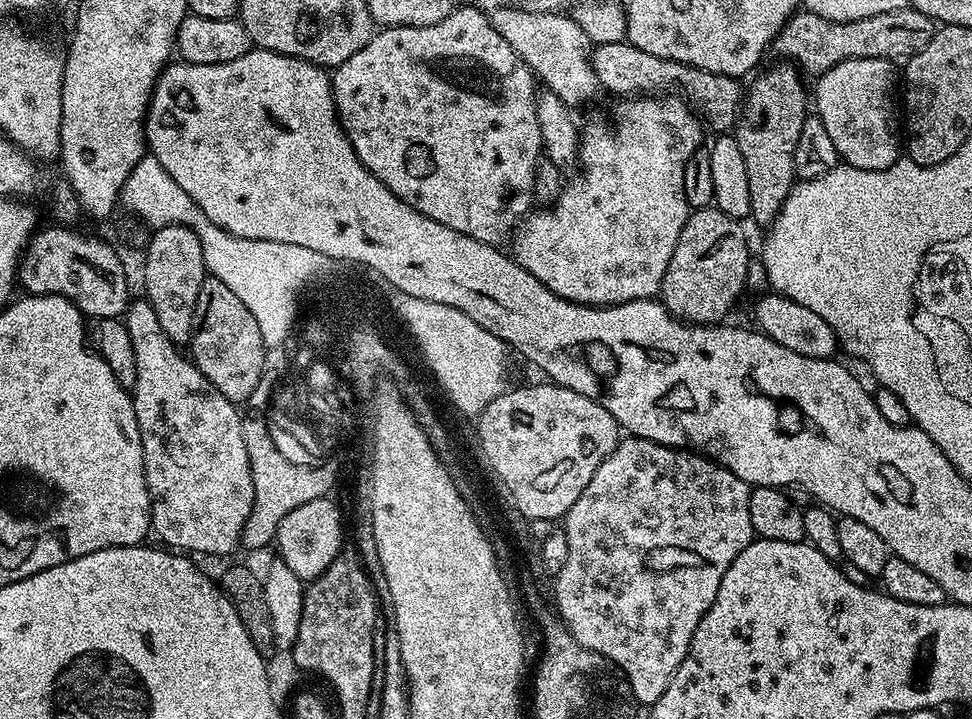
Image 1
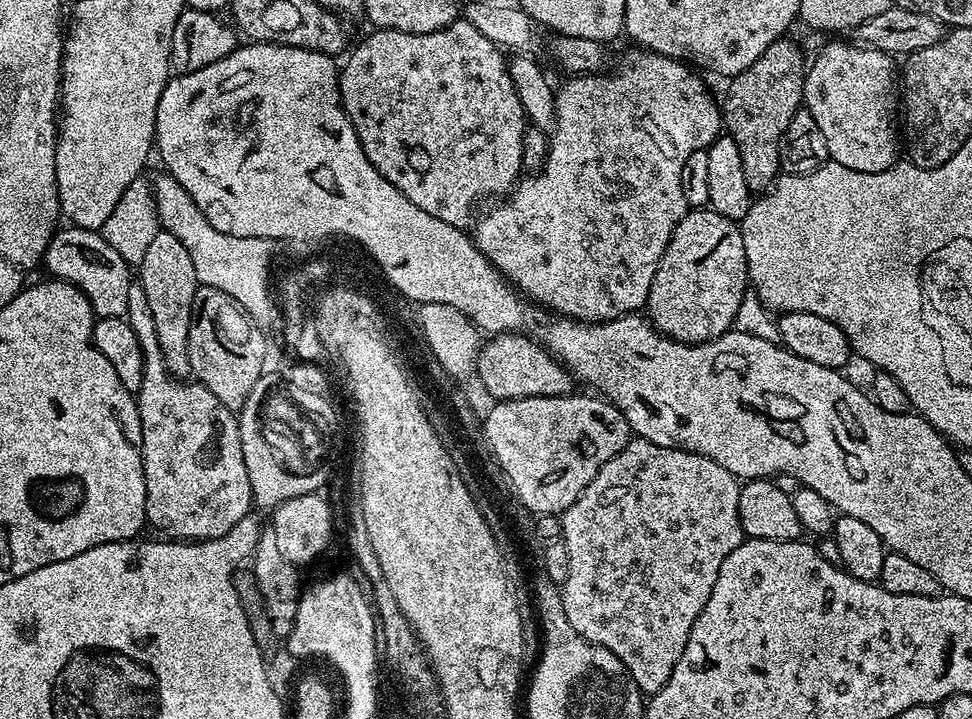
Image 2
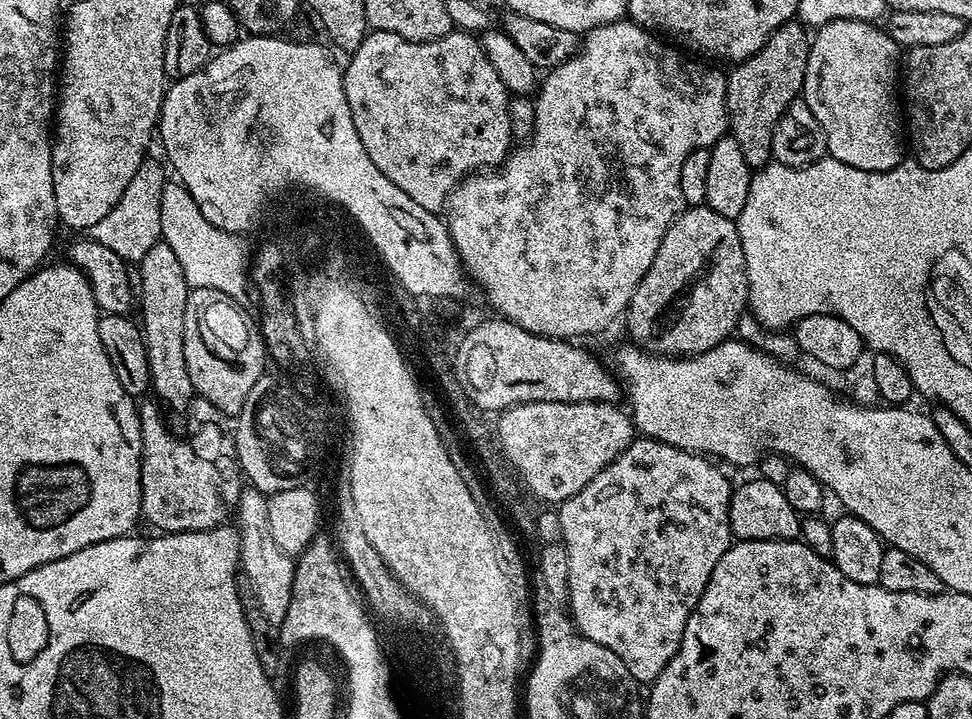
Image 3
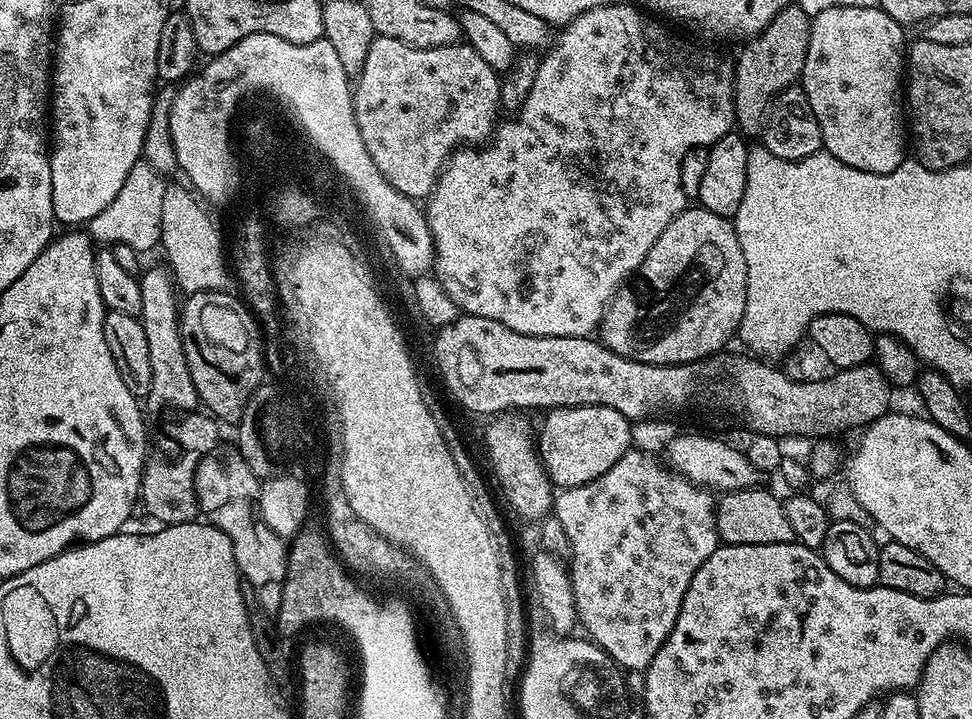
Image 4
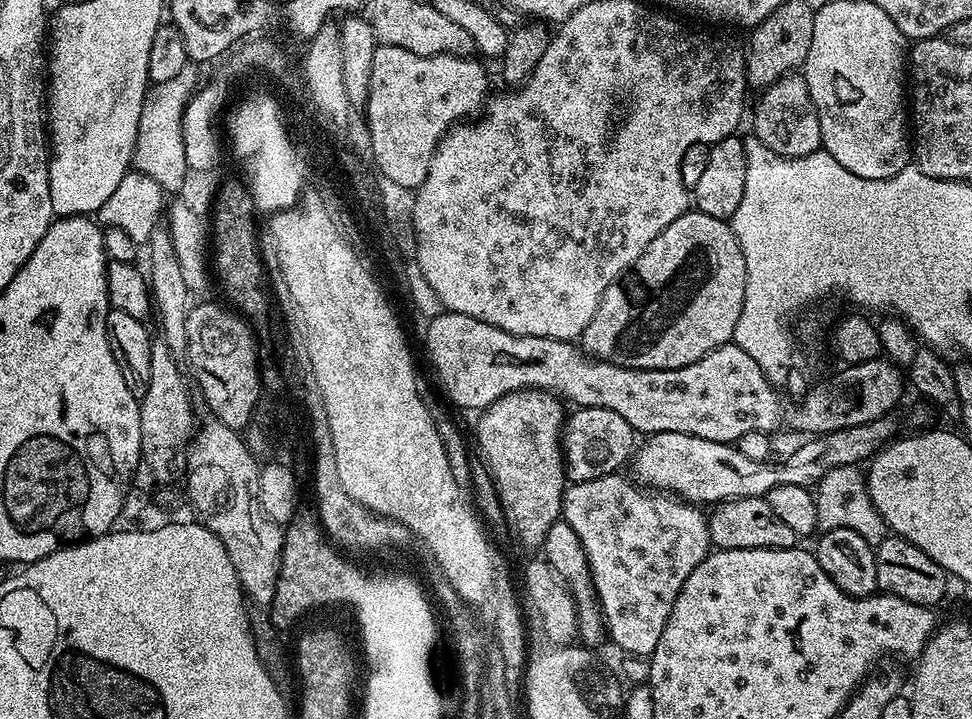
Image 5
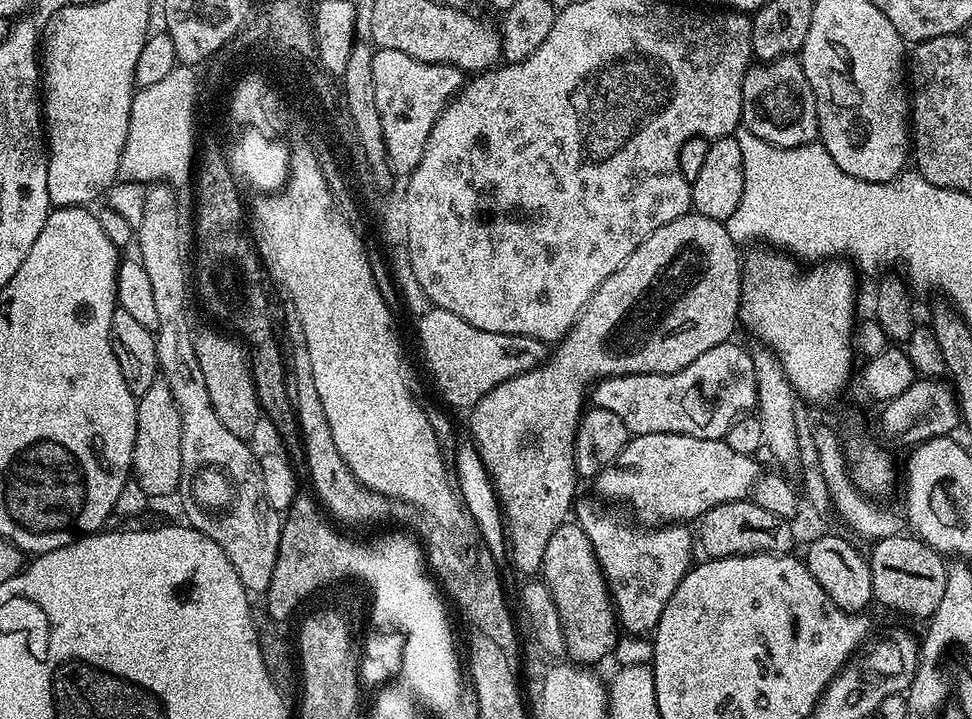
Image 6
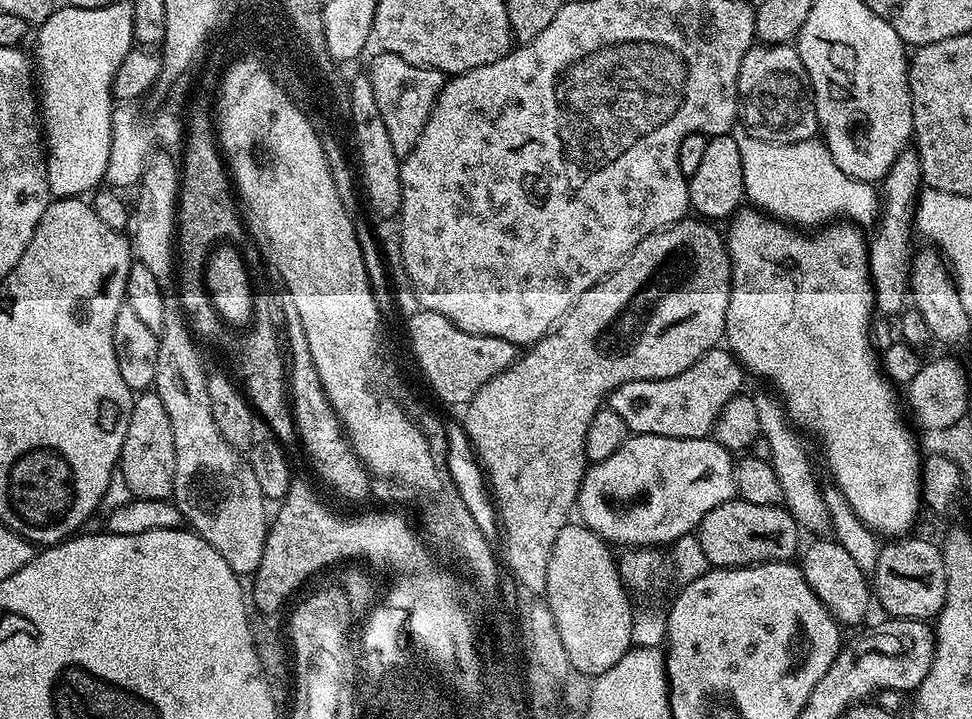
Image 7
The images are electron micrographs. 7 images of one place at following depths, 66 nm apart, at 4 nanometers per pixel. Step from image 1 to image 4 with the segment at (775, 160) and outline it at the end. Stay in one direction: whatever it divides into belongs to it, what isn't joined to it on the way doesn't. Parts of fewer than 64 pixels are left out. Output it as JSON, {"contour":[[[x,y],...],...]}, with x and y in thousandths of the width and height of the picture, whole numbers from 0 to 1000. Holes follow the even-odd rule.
{"contour":[[[822,4],[809,8],[792,31],[764,63],[761,79],[756,79],[755,153],[756,177],[766,192],[781,191],[788,177],[788,157],[810,122],[816,121],[827,104],[829,70],[833,64],[835,24],[830,22]]]}

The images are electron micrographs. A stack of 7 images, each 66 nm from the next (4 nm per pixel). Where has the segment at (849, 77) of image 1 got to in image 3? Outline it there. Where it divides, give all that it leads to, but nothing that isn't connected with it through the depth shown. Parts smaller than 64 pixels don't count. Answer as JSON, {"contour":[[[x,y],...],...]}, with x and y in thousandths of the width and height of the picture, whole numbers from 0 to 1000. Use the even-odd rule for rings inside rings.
{"contour":[[[859,28],[838,40],[831,64],[831,85],[829,86],[827,127],[825,129],[825,138],[829,142],[829,147],[833,147],[833,159],[837,159],[837,164],[842,164],[842,175],[846,175],[852,204],[851,216],[857,217],[862,225],[870,225],[870,231],[883,231],[883,236],[891,236],[892,239],[914,239],[917,234],[931,227],[932,223],[932,206],[928,199],[928,156],[927,152],[926,156],[922,152],[924,107],[928,100],[928,68],[925,61],[920,58],[920,53],[916,53],[913,42],[906,35],[904,39],[903,35],[904,32],[895,28]]]}

